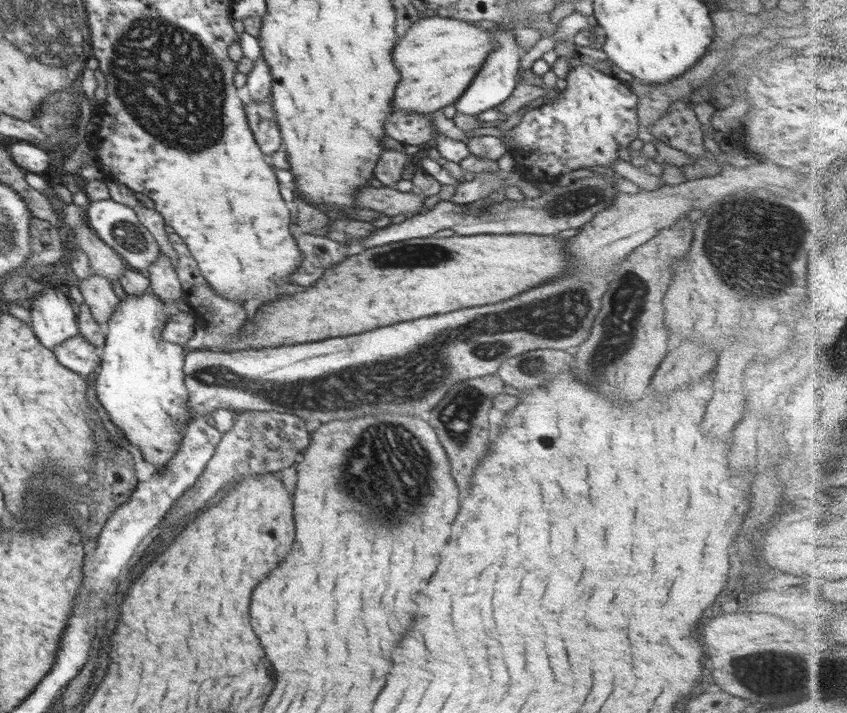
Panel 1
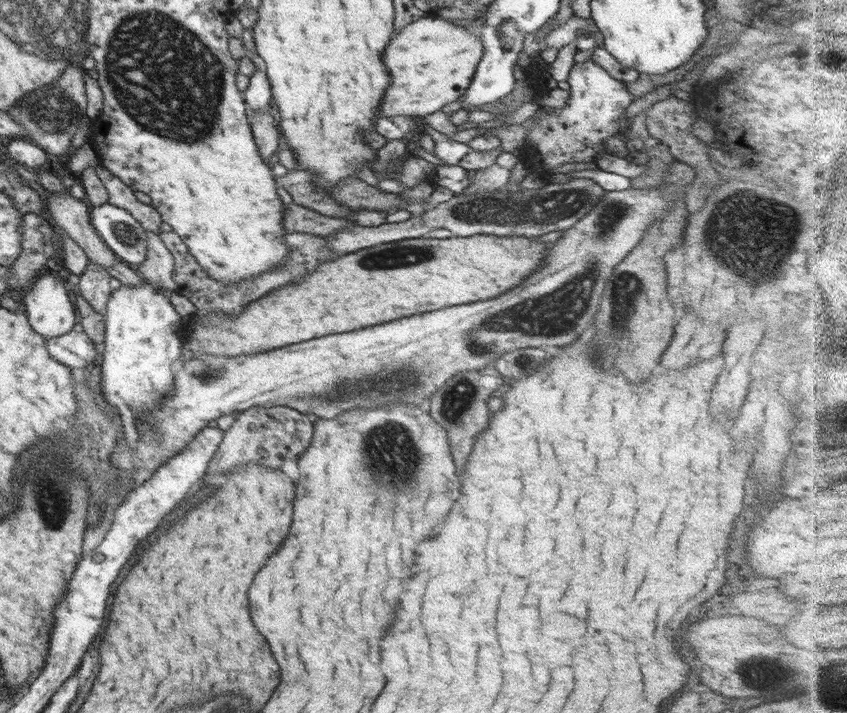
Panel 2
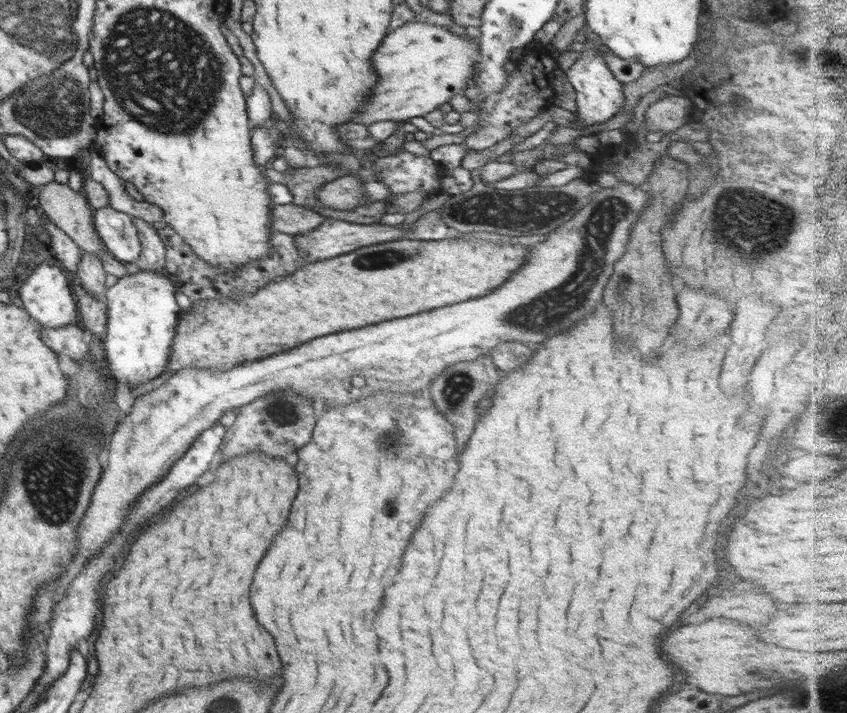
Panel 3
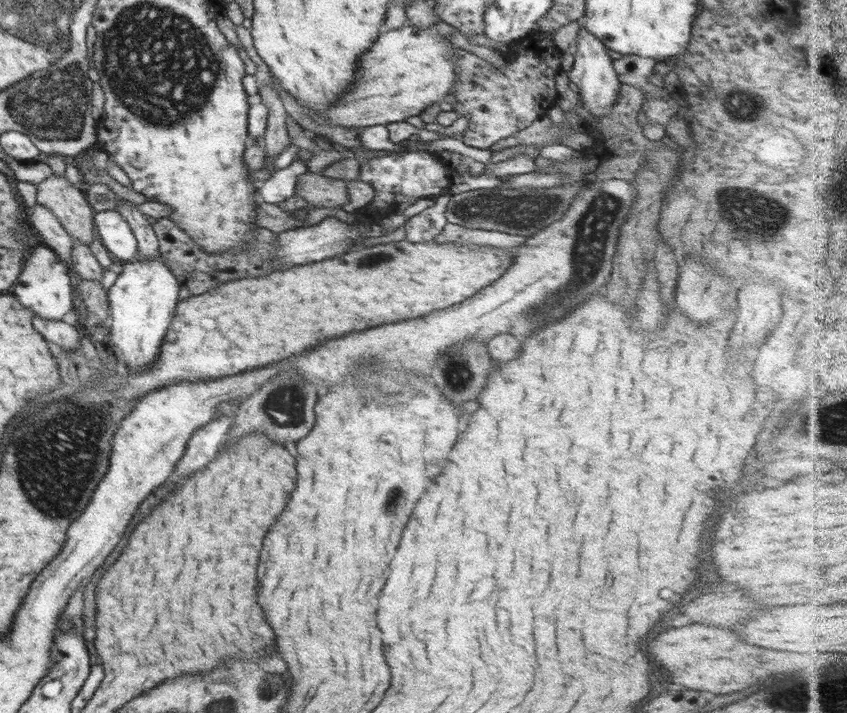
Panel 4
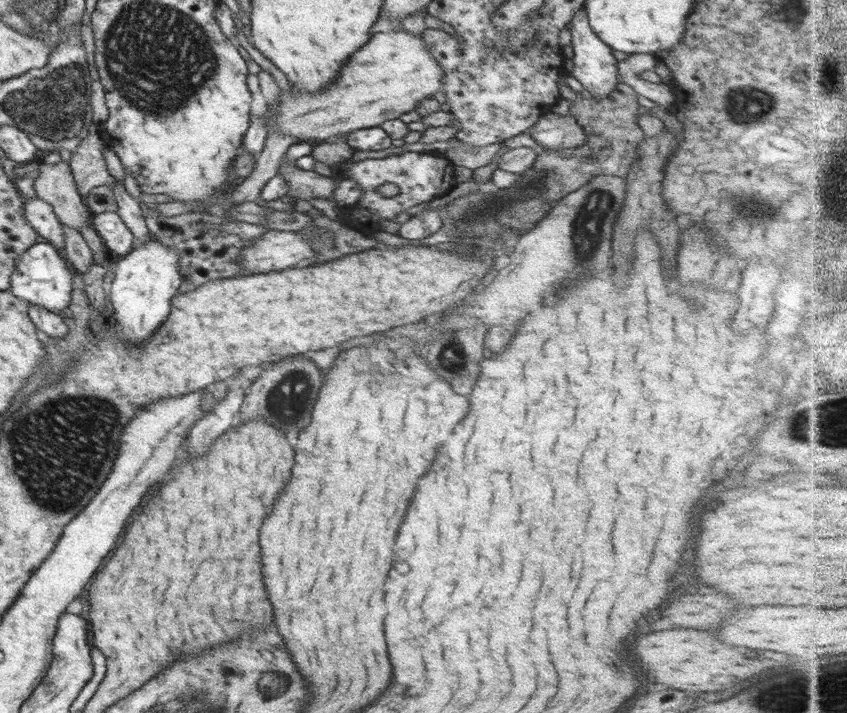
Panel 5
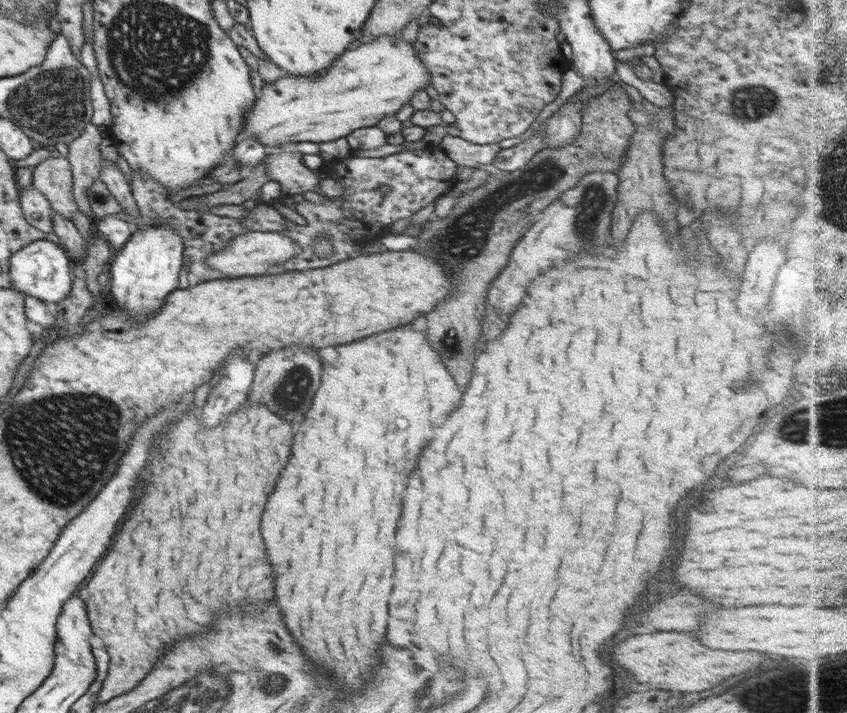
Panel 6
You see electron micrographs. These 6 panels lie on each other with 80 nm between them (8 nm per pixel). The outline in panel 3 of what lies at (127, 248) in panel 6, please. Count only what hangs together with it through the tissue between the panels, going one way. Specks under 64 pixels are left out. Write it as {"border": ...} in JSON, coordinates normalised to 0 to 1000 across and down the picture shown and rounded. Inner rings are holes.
{"border":[[[159,376],[129,404],[123,417],[126,426],[124,501],[130,519],[129,533],[149,539],[155,548],[163,547],[164,541],[179,536],[198,519],[205,460],[214,438],[207,418],[209,407],[198,383]]]}

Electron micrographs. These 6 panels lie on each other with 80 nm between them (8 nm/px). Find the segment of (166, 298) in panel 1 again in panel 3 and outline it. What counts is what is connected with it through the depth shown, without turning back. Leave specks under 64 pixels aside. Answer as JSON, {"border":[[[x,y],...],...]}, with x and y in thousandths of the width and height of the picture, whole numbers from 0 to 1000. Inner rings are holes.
{"border":[[[157,304],[156,313],[161,317],[165,341],[168,341],[168,353],[165,353],[163,366],[156,376],[197,384],[195,379],[196,348],[187,332],[185,323],[163,304]]]}

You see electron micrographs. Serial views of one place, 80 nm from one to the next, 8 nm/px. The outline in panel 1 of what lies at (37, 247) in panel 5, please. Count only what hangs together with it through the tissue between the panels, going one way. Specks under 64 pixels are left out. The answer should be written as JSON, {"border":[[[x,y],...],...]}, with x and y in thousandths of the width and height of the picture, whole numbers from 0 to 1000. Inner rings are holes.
{"border":[[[54,404],[35,429],[38,463],[54,488],[63,489],[93,467],[87,425],[71,404]]]}

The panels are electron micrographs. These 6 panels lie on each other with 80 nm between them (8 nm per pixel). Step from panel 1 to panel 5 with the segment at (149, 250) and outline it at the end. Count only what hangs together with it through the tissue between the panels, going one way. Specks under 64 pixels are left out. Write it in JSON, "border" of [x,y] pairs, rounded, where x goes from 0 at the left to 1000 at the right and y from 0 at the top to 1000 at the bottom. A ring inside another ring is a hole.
{"border":[[[110,300],[109,318],[120,334],[133,362],[146,360],[158,351],[161,337],[138,300]]]}

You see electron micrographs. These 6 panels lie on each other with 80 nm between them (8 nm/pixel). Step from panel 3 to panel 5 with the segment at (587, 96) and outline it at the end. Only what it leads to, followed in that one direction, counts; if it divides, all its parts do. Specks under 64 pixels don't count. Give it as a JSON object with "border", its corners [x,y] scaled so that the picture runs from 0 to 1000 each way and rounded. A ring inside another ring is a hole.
{"border":[[[691,10],[684,11],[675,24],[671,43],[674,48],[674,65],[678,72],[678,95],[673,105],[681,109],[689,125],[694,126],[699,133],[699,139],[713,139],[730,118],[728,105],[728,84],[723,77],[723,69],[714,59],[708,56],[708,52],[699,45],[697,34],[694,34],[694,21]]]}

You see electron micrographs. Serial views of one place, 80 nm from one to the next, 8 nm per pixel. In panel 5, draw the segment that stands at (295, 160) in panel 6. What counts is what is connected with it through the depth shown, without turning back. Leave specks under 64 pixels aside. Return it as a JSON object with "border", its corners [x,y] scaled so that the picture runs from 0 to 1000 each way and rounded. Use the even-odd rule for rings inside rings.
{"border":[[[333,220],[327,244],[332,244],[339,255],[340,275],[362,281],[366,278],[393,279],[393,268],[397,264],[394,248],[383,248],[370,238],[352,236],[348,226]]]}

